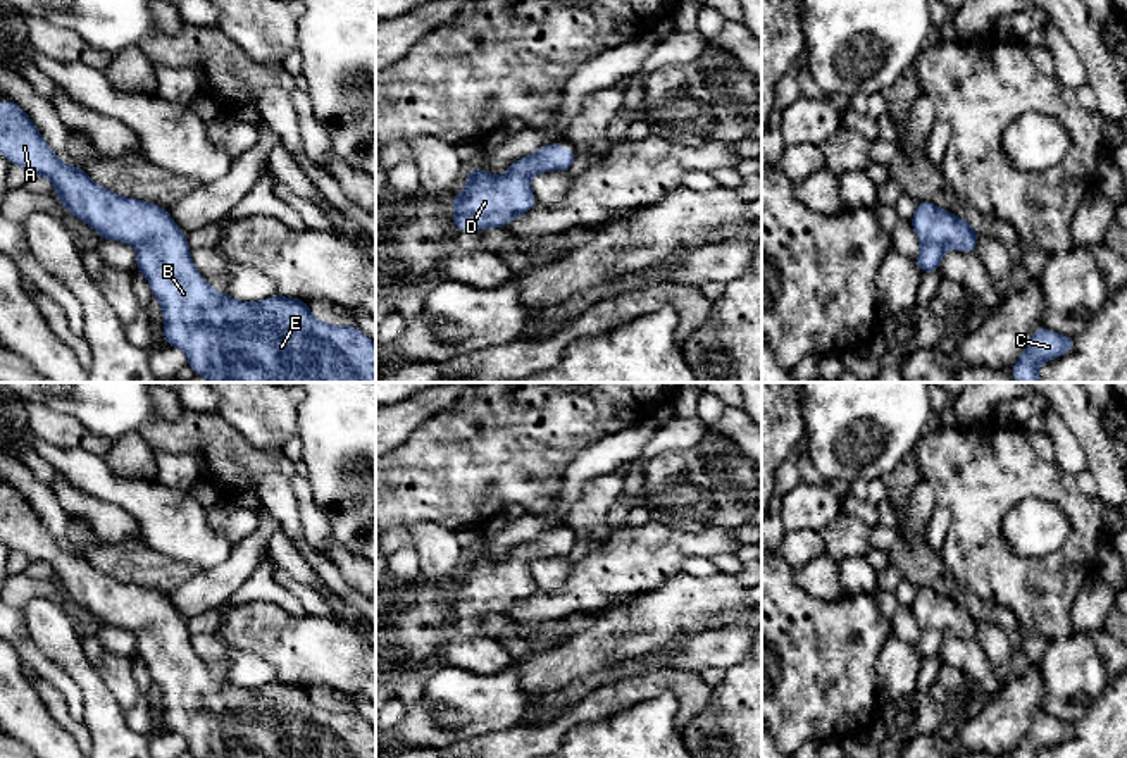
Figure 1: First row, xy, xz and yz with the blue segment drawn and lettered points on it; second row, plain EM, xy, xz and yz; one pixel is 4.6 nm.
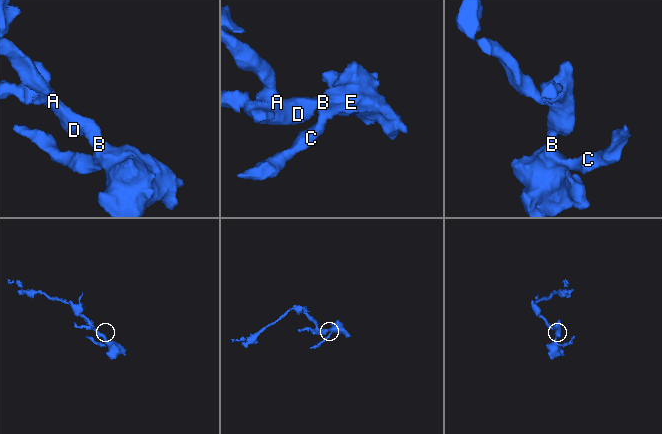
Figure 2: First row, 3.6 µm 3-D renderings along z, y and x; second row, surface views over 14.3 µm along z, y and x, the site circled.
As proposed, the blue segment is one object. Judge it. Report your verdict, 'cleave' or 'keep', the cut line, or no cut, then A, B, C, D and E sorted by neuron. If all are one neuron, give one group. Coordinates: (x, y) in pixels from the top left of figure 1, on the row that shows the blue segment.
keep | no cut | A B C D E

